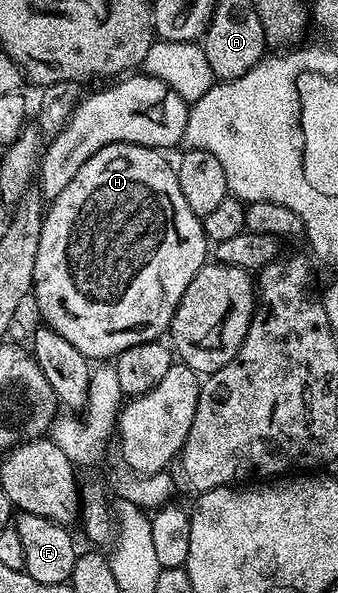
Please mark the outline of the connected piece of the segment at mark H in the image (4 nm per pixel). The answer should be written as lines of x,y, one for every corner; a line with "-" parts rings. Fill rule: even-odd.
115,143
106,145
90,157
74,173
74,181
62,189
62,193
56,195
52,200
52,208
47,208
42,225
42,237
38,237
38,257
34,257
34,277
32,278
31,294
36,295
36,307
40,310
43,322
54,333
66,337
78,353
82,353
90,361
108,361
113,357
121,355
130,345
142,345
143,343
154,343
161,338
160,335
172,326
172,318
178,309
178,301
182,301
182,293
186,293
186,285
194,281
194,273
202,269
210,255
210,244
204,236
204,225
201,216
186,205
186,197
182,197
182,187
178,185
178,177
173,164
163,159
161,152
155,147
143,147
137,143

